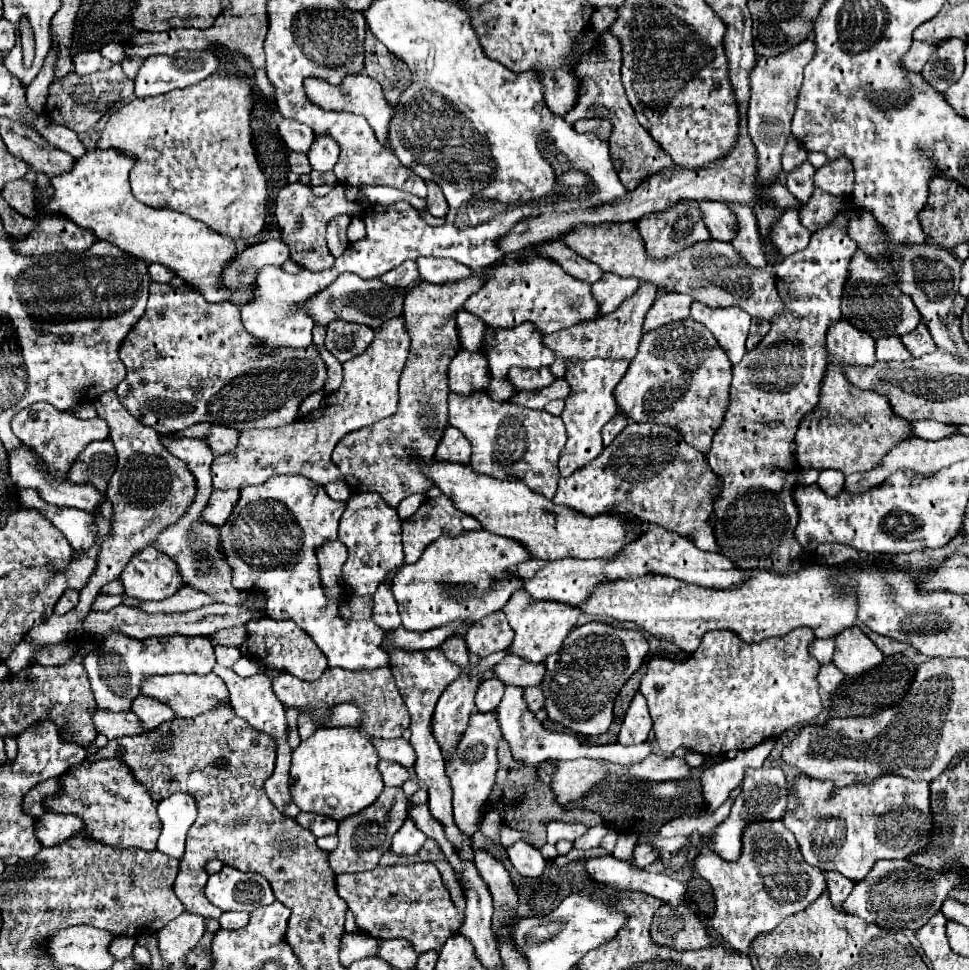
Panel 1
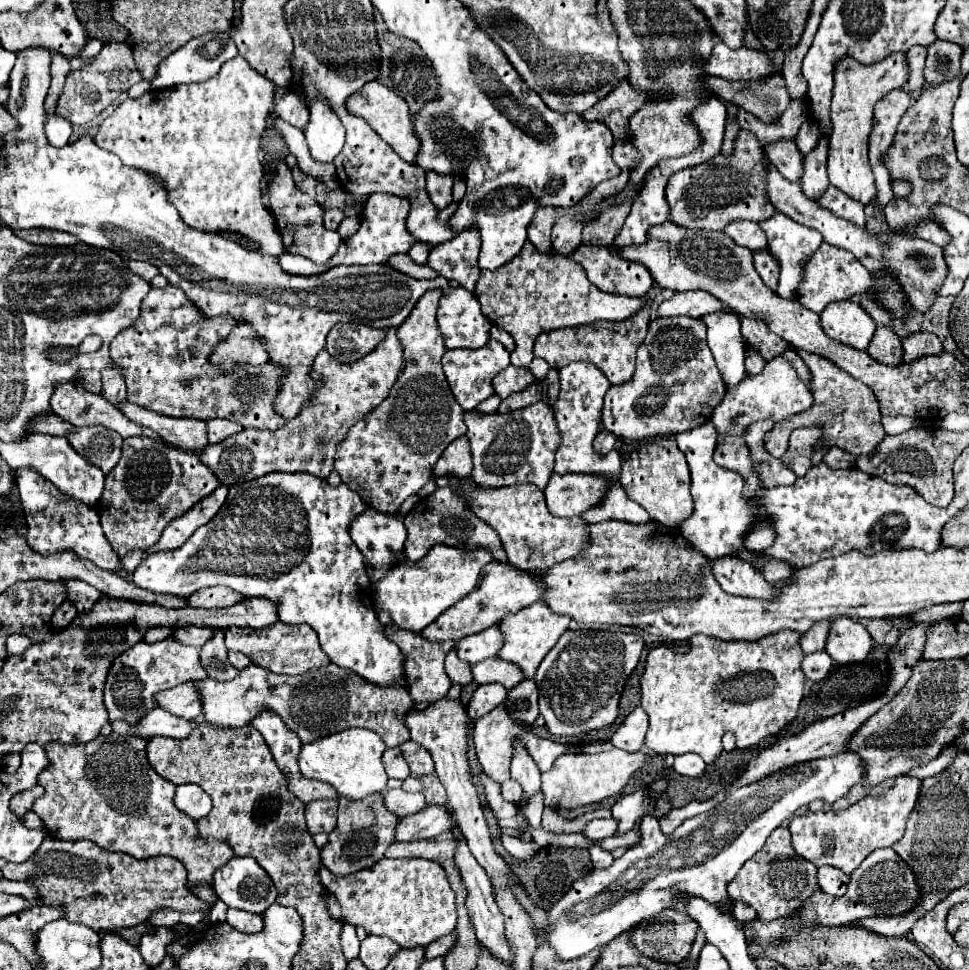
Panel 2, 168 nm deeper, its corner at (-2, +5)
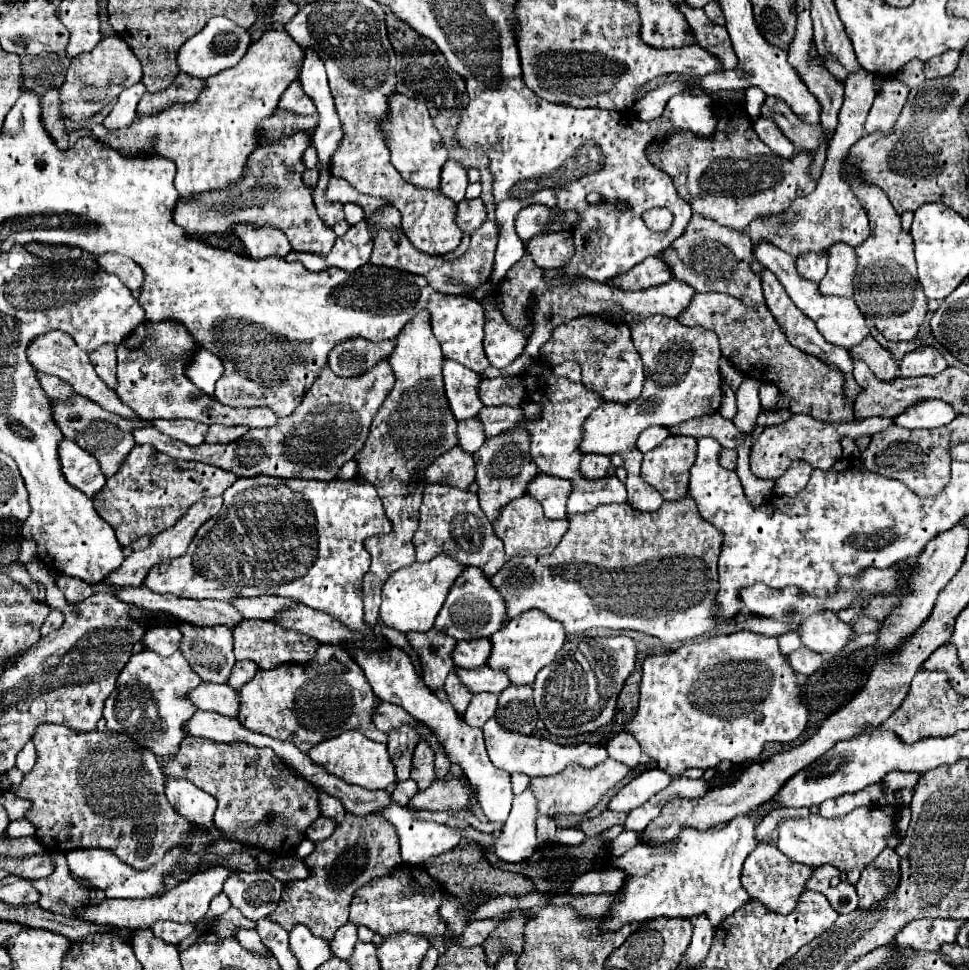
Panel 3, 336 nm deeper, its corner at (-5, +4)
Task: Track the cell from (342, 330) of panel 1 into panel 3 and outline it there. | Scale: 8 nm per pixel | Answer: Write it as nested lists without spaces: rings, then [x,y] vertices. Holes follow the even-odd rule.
[[[349,340],[345,344],[339,344],[329,354],[329,366],[331,370],[341,378],[353,378],[361,376],[367,370],[371,370],[379,360],[387,360],[393,352],[395,342],[369,342],[369,340]]]

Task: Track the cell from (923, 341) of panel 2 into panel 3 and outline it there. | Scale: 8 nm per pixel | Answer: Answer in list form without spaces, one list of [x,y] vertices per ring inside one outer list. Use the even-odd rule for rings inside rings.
[[[919,348],[909,352],[899,364],[901,376],[935,376],[947,368],[947,362],[937,348]]]

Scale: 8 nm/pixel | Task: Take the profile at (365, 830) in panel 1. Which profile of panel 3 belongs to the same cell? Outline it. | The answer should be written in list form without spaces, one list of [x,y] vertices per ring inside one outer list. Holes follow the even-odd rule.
[[[347,812],[345,820],[335,826],[335,832],[327,840],[315,844],[315,850],[305,858],[305,864],[311,868],[307,882],[311,892],[305,892],[305,880],[291,882],[289,896],[281,896],[281,902],[275,912],[269,914],[269,920],[283,926],[287,932],[291,932],[291,928],[297,924],[303,924],[315,936],[331,942],[337,928],[349,920],[349,904],[355,892],[369,884],[373,878],[389,876],[403,864],[403,860],[399,860],[399,836],[385,818],[377,818],[375,814],[357,818]],[[377,840],[379,848],[373,846]],[[337,858],[343,862],[335,864]]]

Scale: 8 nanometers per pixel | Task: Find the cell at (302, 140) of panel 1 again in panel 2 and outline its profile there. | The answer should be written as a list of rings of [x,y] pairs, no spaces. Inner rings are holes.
[[[288,91],[284,95],[284,99],[280,99],[280,103],[276,103],[274,111],[276,111],[276,115],[280,115],[284,121],[292,123],[294,127],[304,129],[308,125],[308,109],[300,103],[296,93],[292,93],[292,91]]]

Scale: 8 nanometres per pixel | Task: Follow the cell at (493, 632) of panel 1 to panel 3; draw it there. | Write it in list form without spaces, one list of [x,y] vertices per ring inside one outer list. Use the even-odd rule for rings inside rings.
[[[461,640],[455,644],[451,658],[457,668],[479,668],[491,654],[491,642],[483,640]]]

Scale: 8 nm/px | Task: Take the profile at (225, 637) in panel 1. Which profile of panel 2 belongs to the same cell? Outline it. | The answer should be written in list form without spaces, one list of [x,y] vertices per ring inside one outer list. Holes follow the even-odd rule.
[[[192,625],[178,627],[174,631],[174,639],[182,641],[184,645],[202,647],[208,639],[212,639],[212,631],[216,631],[216,629],[212,629],[212,627],[192,627]]]

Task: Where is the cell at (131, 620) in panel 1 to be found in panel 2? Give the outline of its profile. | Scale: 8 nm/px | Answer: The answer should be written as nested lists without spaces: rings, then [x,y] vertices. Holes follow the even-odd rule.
[[[150,627],[150,629],[146,631],[144,639],[146,639],[148,643],[156,643],[158,639],[166,639],[166,637],[170,637],[172,631],[174,631],[172,627]]]

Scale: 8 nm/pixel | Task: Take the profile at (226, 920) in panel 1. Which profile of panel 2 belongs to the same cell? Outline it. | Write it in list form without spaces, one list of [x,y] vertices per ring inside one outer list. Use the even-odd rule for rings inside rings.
[[[228,909],[226,923],[236,927],[238,931],[244,931],[244,933],[258,933],[262,929],[262,917],[260,915],[252,915],[252,913],[240,911],[240,909]]]

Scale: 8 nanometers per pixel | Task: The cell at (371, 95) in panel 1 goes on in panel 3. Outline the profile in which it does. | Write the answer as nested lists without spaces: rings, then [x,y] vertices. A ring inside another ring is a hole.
[[[393,94],[389,98],[389,110],[387,120],[383,122],[383,130],[387,132],[387,144],[391,148],[391,162],[399,170],[403,180],[419,188],[439,190],[441,168],[447,162],[447,150],[441,142],[439,130],[431,120],[431,114],[427,112],[427,106],[403,94]]]

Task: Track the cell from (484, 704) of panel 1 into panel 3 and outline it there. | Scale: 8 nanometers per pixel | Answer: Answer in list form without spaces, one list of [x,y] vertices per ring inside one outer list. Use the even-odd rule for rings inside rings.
[[[475,694],[469,702],[469,708],[467,712],[463,714],[463,720],[469,724],[469,726],[475,726],[475,728],[481,728],[497,710],[497,696],[495,694]]]

